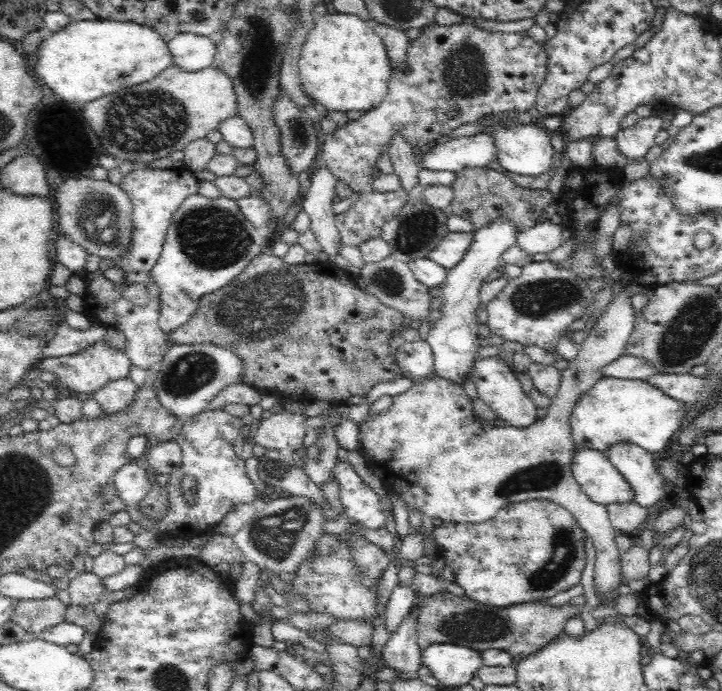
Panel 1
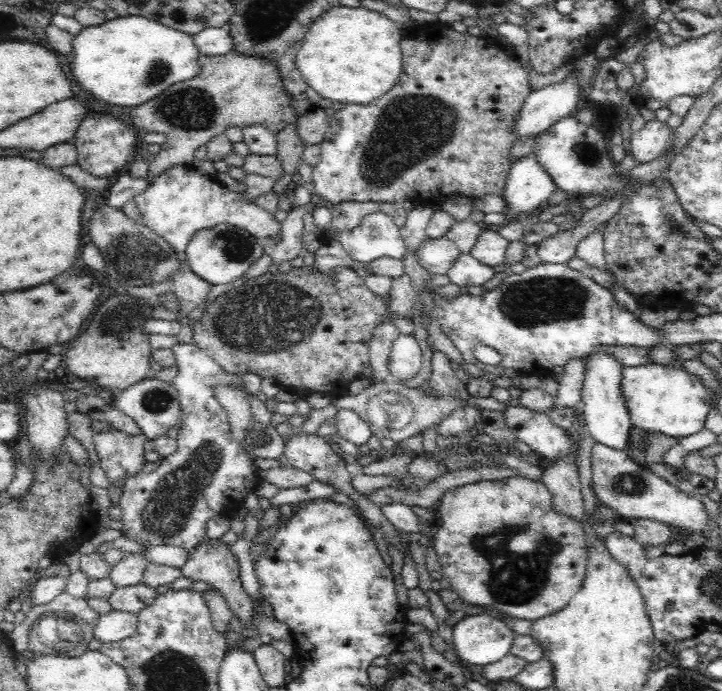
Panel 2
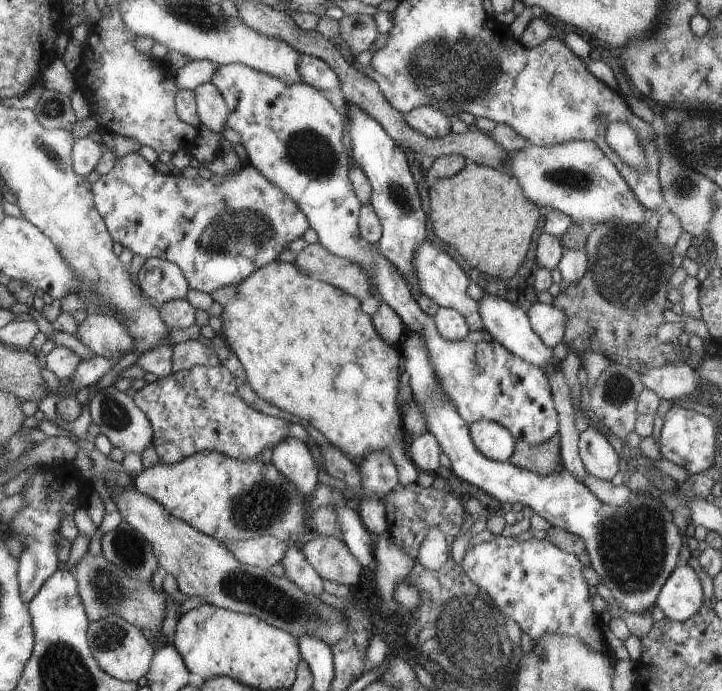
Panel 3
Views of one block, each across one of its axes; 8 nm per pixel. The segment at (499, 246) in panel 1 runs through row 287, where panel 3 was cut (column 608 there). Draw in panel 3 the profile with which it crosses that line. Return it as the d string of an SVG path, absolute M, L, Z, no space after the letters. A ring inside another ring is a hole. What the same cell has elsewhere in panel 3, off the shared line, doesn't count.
M595 428L578 434L577 448L584 469L599 480L610 481L619 470L619 457L609 441Z

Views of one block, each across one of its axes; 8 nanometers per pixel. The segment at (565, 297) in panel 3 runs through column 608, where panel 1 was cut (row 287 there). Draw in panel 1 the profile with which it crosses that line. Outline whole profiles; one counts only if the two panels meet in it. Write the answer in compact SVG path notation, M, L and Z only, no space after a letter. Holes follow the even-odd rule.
M260 253L247 264L246 268L234 280L231 280L226 286L220 288L220 290L212 292L211 295L204 295L199 300L198 308L196 308L195 313L189 321L180 328L177 328L173 333L168 334L168 339L185 345L193 345L196 343L208 344L231 350L231 354L234 354L243 363L242 374L240 374L242 382L251 385L257 390L266 389L270 394L280 396L284 400L293 398L296 402L306 403L318 399L337 404L346 402L351 397L354 398L355 395L358 395L362 399L372 386L402 376L401 370L393 363L393 358L391 358L391 349L388 345L388 340L392 338L395 331L399 332L402 329L404 315L396 309L384 306L378 298L370 295L366 290L362 290L356 283L356 278L356 276L347 270L347 266L343 263L338 263L335 266L305 262L289 265L284 262L282 257L276 257L268 253Z

